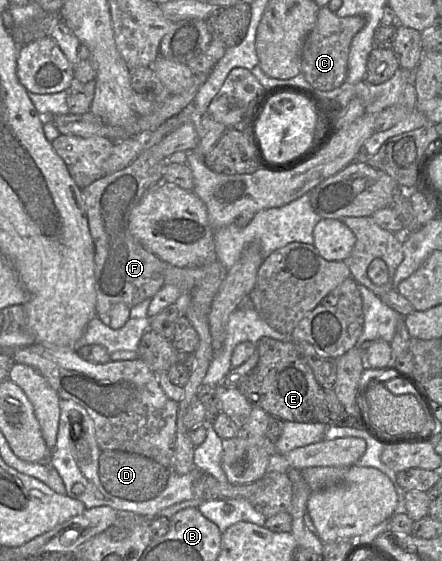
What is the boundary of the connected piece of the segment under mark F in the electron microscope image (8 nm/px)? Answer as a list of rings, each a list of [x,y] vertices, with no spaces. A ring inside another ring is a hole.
[[[172,117],[152,132],[144,134],[145,149],[140,155],[121,171],[105,175],[82,189],[86,208],[89,231],[94,243],[94,277],[96,291],[96,317],[110,327],[109,311],[115,304],[123,303],[129,308],[151,299],[165,284],[164,271],[170,265],[146,249],[129,232],[128,215],[145,193],[156,184],[162,182],[163,159],[159,159],[159,143],[162,139],[179,126],[178,117]]]

